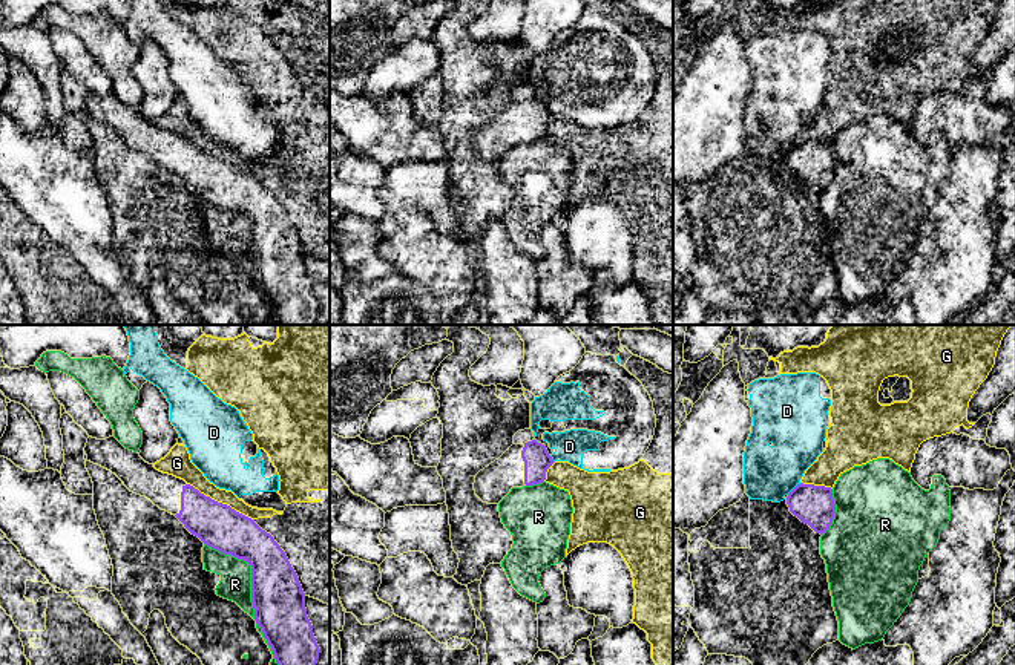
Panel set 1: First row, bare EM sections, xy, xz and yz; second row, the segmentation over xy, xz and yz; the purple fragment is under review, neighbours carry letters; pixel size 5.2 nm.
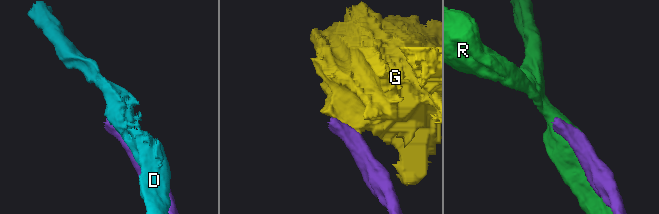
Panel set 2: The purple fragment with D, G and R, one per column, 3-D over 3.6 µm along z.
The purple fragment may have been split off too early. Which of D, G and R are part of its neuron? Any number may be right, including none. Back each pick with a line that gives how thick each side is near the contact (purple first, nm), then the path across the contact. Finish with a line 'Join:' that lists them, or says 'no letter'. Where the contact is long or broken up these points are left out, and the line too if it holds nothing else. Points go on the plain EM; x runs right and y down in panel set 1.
Join: no letter

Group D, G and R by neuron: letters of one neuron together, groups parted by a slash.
D / G / R

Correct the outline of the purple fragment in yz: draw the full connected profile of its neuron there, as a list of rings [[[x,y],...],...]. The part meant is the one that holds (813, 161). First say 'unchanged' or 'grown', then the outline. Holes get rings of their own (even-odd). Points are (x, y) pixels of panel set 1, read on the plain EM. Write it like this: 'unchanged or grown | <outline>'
unchanged | [[[800,139],[788,150],[787,161],[816,190],[825,190],[833,181],[836,161],[831,144]]]

